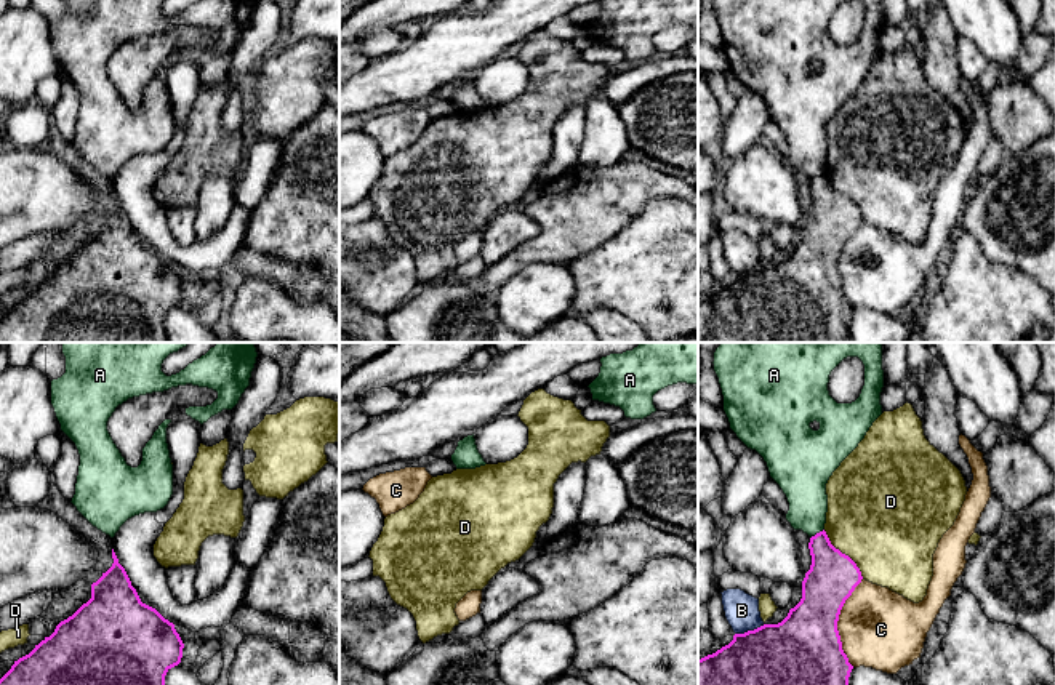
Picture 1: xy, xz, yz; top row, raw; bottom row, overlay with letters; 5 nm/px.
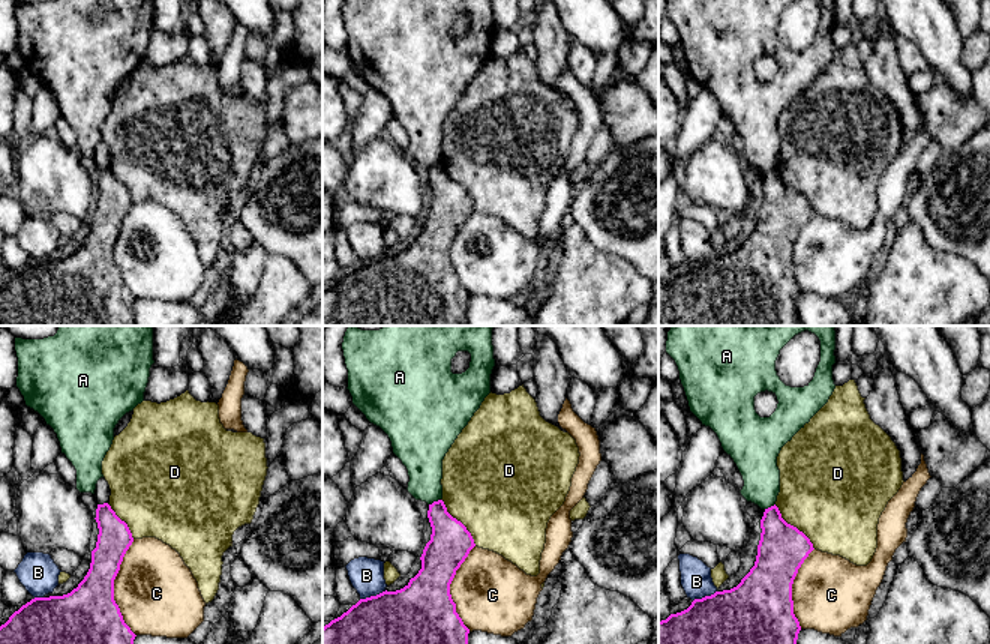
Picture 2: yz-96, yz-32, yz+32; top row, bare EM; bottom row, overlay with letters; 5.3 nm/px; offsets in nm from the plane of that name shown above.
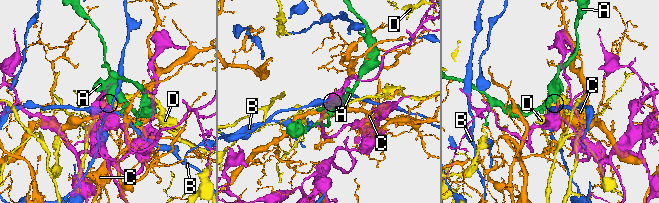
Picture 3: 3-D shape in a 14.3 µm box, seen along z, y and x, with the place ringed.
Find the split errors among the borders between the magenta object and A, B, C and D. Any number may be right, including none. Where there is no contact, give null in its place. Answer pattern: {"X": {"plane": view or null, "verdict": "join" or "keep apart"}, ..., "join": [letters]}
{"A": {"plane": "yz", "verdict": "keep apart"}, "B": {"plane": "yz", "verdict": "keep apart"}, "C": {"plane": "yz", "verdict": "keep apart"}, "D": {"plane": "yz", "verdict": "keep apart"}, "join": []}

